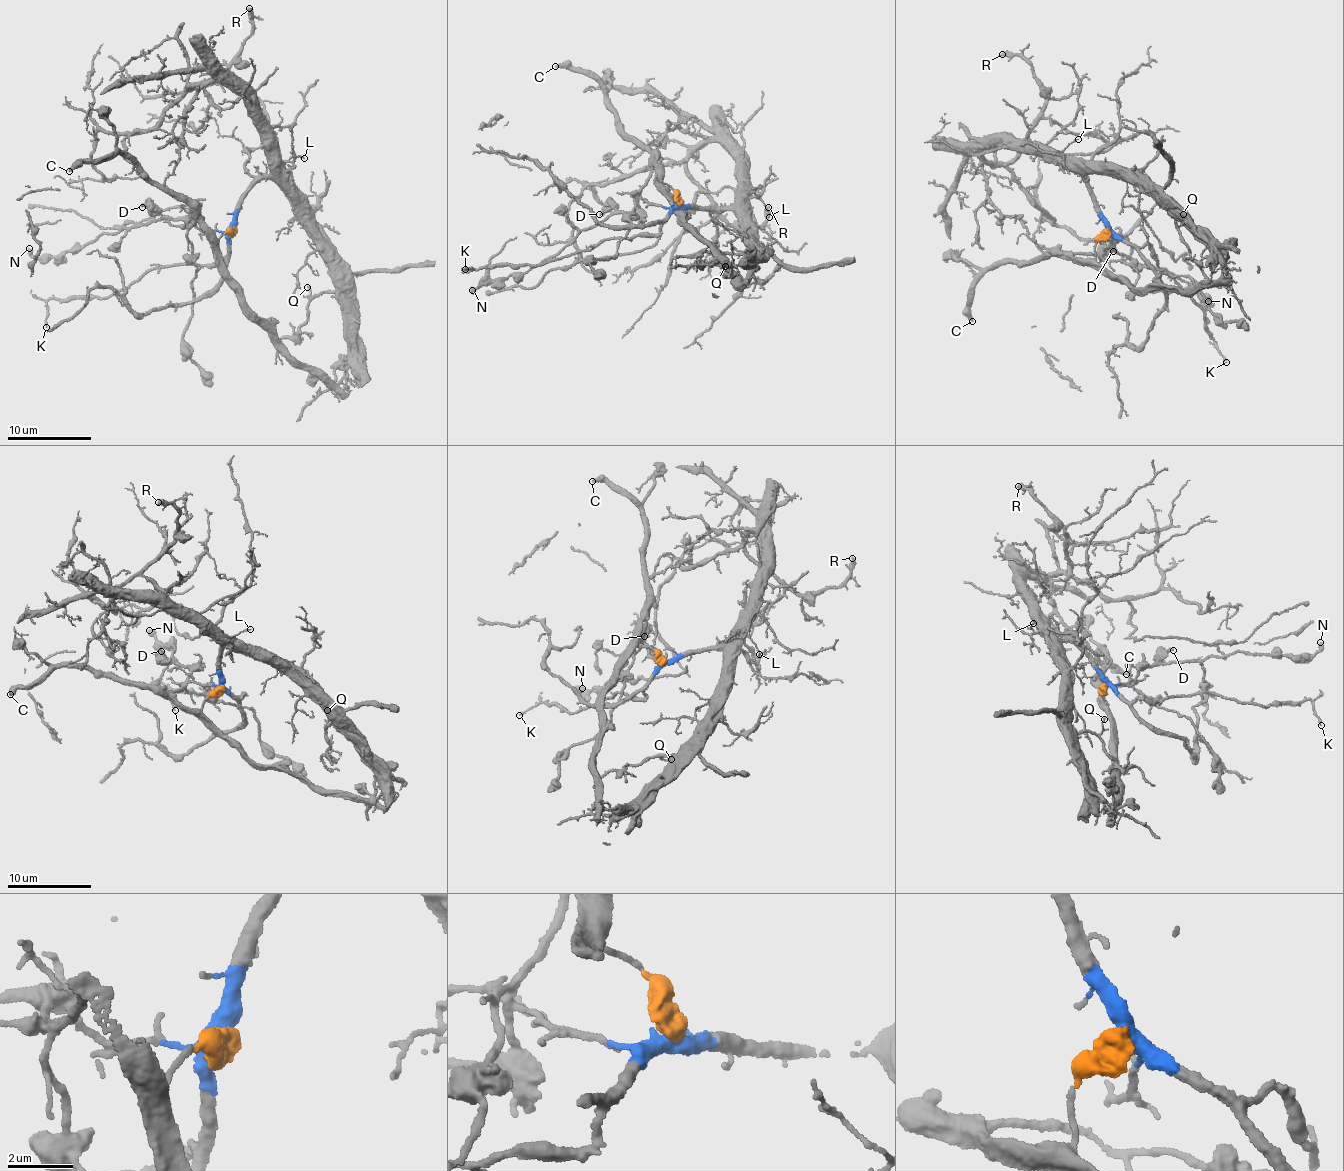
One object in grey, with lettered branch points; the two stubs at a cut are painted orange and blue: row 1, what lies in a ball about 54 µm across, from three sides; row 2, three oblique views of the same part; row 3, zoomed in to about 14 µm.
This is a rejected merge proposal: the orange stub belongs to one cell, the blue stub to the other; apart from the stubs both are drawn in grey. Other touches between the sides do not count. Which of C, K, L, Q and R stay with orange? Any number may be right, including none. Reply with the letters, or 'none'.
C

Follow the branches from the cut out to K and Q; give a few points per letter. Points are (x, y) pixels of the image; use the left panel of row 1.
K: (233, 227), (228, 257), (218, 261), (150, 269), (128, 287), (107, 297), (49, 300), (46, 327)
Q: (233, 227), (249, 191), (260, 180), (274, 180), (309, 229), (335, 287), (310, 297), (307, 286)

